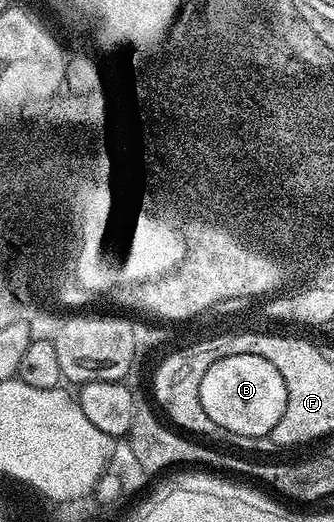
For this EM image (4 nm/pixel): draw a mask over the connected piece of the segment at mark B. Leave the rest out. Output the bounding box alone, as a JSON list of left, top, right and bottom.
[200,355,288,438]

